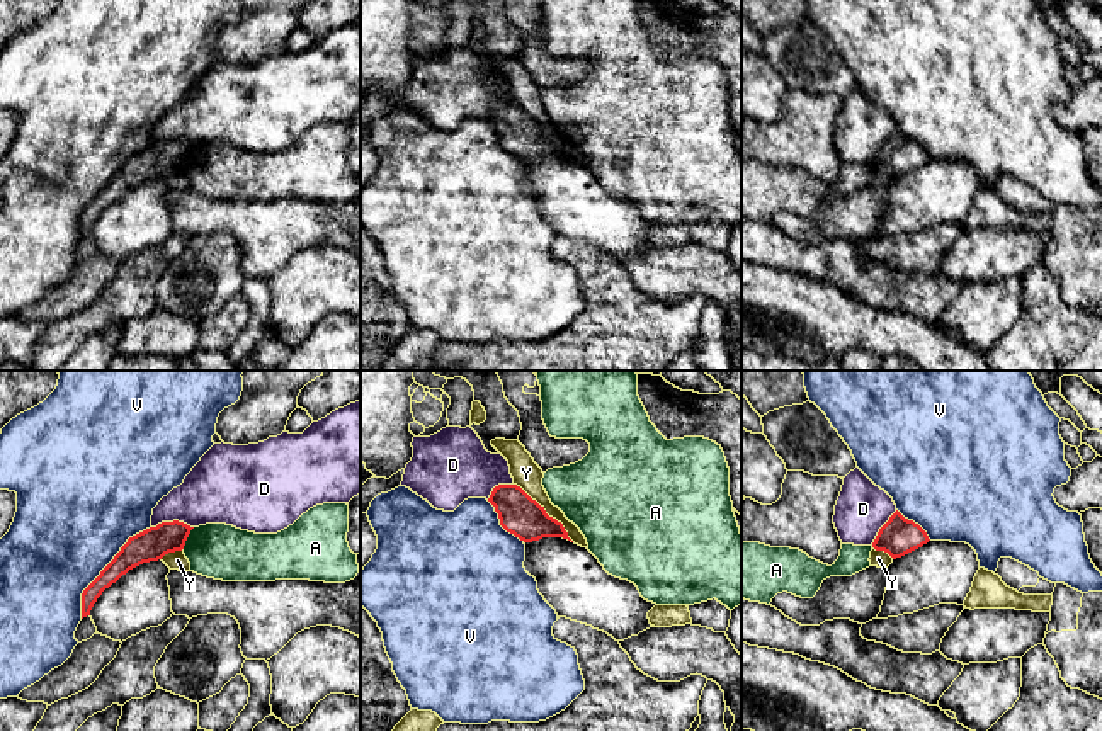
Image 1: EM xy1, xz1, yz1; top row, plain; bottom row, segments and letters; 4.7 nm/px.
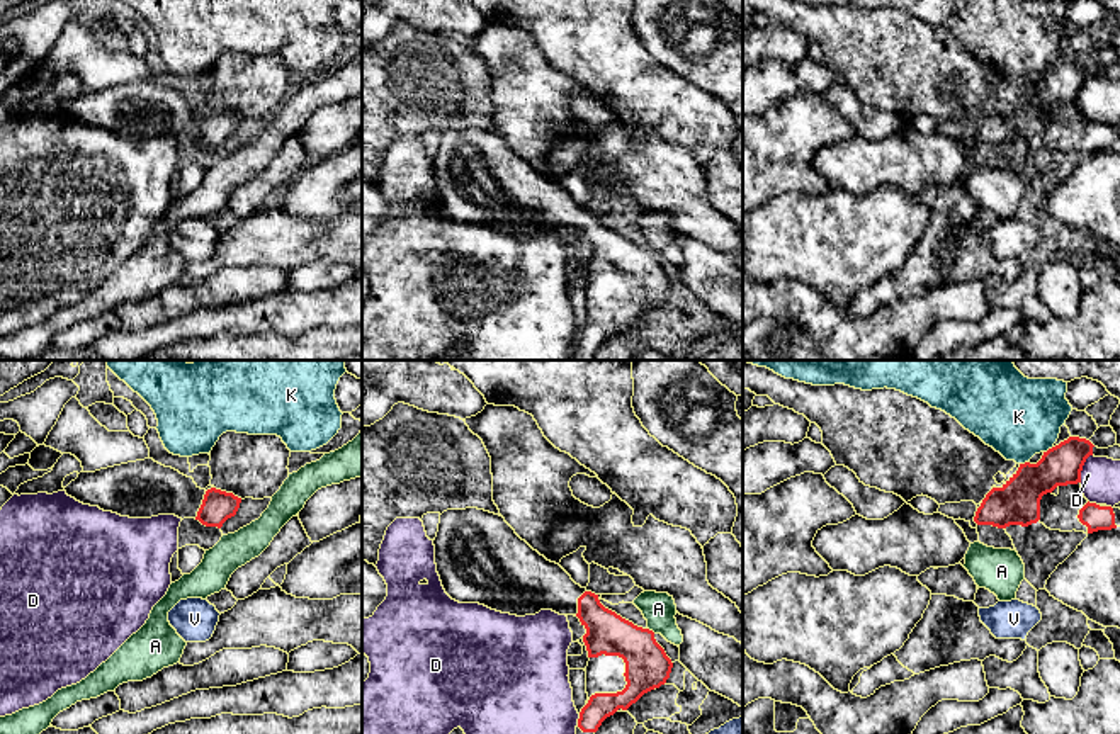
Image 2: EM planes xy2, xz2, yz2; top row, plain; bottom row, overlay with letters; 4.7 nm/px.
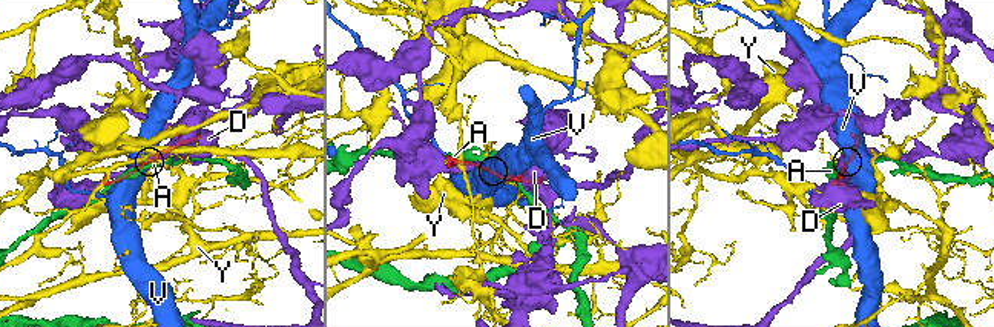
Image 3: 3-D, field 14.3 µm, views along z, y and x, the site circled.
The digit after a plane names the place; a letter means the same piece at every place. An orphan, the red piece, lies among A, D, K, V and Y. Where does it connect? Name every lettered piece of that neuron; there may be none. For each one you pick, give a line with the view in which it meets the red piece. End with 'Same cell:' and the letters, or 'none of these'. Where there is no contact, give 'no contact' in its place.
Same cell: none of these

